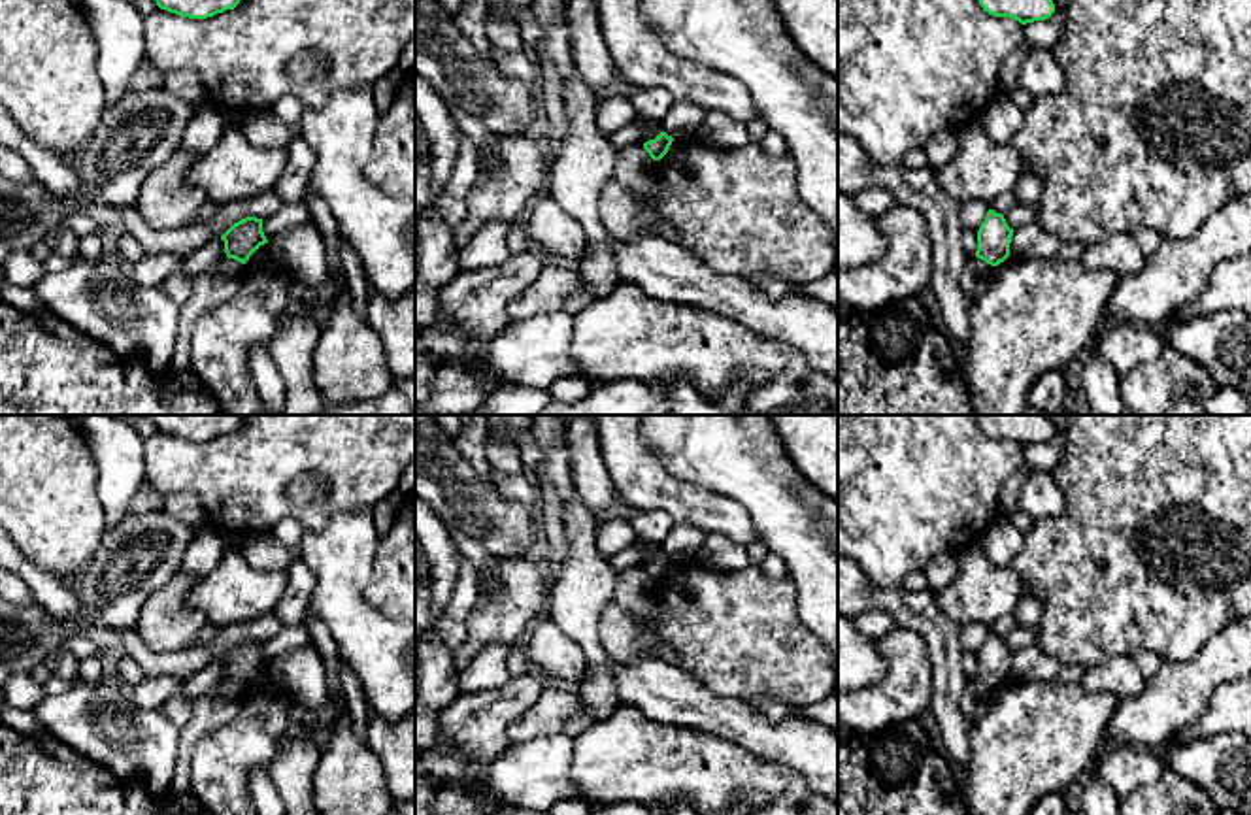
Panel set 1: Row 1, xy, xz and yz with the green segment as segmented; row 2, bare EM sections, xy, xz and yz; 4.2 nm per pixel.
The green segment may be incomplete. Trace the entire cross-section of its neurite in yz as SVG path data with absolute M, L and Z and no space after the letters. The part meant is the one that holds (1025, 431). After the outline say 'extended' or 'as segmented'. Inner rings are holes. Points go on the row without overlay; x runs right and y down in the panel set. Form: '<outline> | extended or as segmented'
M977 415L983 434L1009 440L1021 447L1045 443L1055 436L1055 426L1045 415Z | as segmented

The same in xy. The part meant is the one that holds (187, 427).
M147 415L160 432L189 440L208 441L226 432L234 432L243 415Z | as segmented

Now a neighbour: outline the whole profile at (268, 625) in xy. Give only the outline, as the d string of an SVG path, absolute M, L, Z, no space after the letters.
M272 611L259 617L257 621L223 626L221 632L202 647L213 657L213 660L221 660L234 645L245 640L266 641L274 638L281 628L283 623Z

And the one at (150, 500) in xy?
M157 489L138 491L128 504L128 515L160 511L164 492Z

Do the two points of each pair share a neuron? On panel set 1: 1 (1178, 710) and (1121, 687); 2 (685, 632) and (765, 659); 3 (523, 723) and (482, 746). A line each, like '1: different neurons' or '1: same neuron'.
1: different neurons
2: same neuron
3: different neurons

